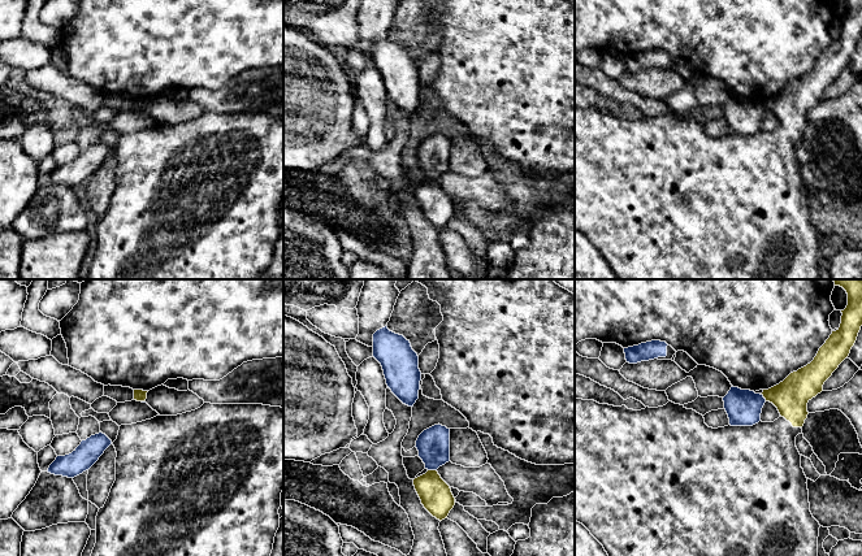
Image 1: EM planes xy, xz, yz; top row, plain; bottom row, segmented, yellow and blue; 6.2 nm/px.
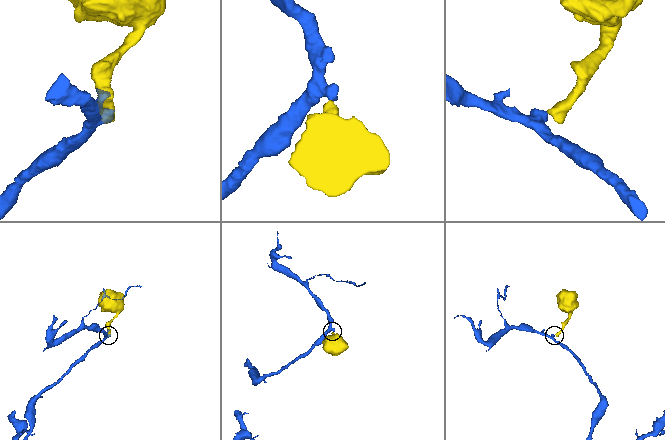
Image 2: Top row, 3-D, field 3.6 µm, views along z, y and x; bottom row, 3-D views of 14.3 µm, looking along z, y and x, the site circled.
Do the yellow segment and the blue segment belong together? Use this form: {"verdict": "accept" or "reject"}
{"verdict": "reject"}

